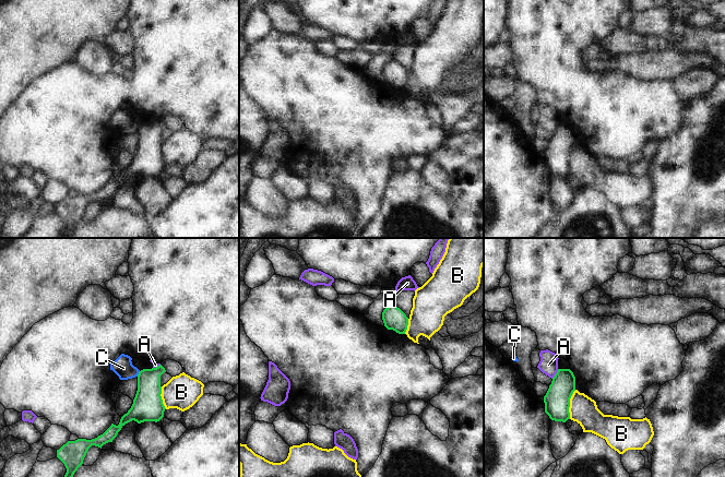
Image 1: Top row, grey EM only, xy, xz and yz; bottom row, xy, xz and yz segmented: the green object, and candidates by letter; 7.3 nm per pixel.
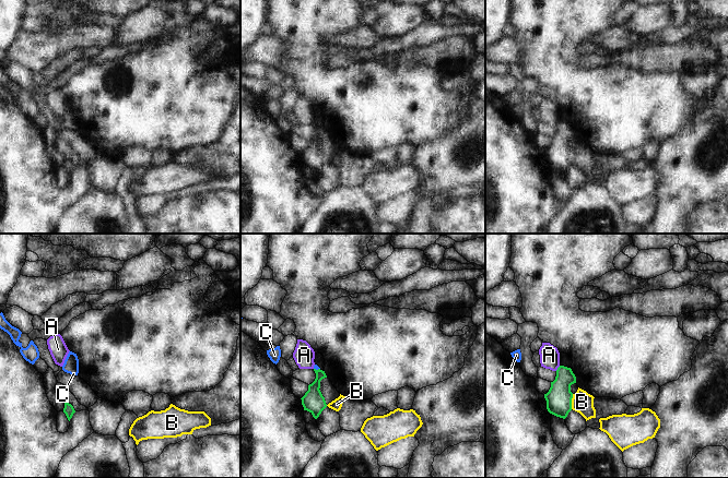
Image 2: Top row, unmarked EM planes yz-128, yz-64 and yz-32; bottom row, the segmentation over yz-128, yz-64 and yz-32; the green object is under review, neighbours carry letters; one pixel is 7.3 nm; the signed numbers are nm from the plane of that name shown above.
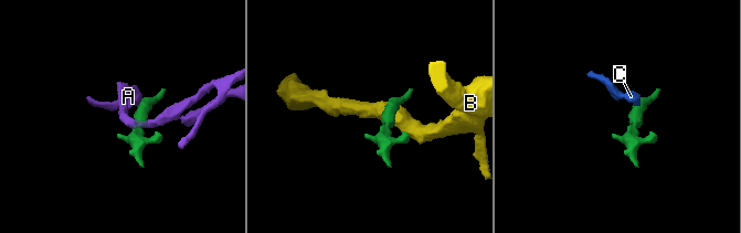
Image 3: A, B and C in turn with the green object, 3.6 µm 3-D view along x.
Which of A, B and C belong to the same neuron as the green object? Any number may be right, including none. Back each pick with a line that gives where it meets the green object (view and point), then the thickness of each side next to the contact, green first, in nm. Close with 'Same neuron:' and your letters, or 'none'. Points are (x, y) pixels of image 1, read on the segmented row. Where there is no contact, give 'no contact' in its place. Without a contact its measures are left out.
Same neuron: none

